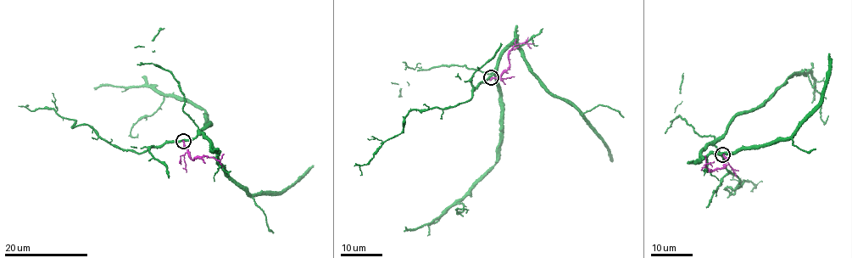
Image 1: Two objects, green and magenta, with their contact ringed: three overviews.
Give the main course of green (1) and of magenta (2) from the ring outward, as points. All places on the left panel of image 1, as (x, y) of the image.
1: (183, 141), (193, 138), (209, 124), (205, 124), (206, 112), (202, 109), (146, 86), (101, 85), (94, 89)
2: (183, 141), (192, 159), (200, 156), (218, 160), (223, 154)

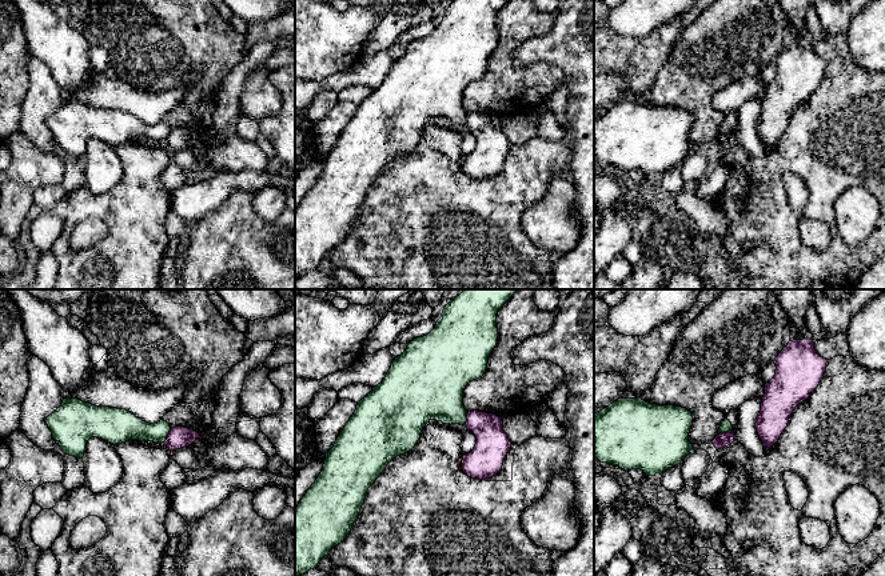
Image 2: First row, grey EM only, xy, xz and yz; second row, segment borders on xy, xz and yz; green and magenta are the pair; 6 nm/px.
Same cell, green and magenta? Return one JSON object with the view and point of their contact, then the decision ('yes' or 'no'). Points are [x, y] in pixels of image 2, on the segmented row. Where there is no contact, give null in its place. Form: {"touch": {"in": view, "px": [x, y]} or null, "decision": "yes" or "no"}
{"touch": {"in": "yz", "px": [725, 432]}, "decision": "no"}

